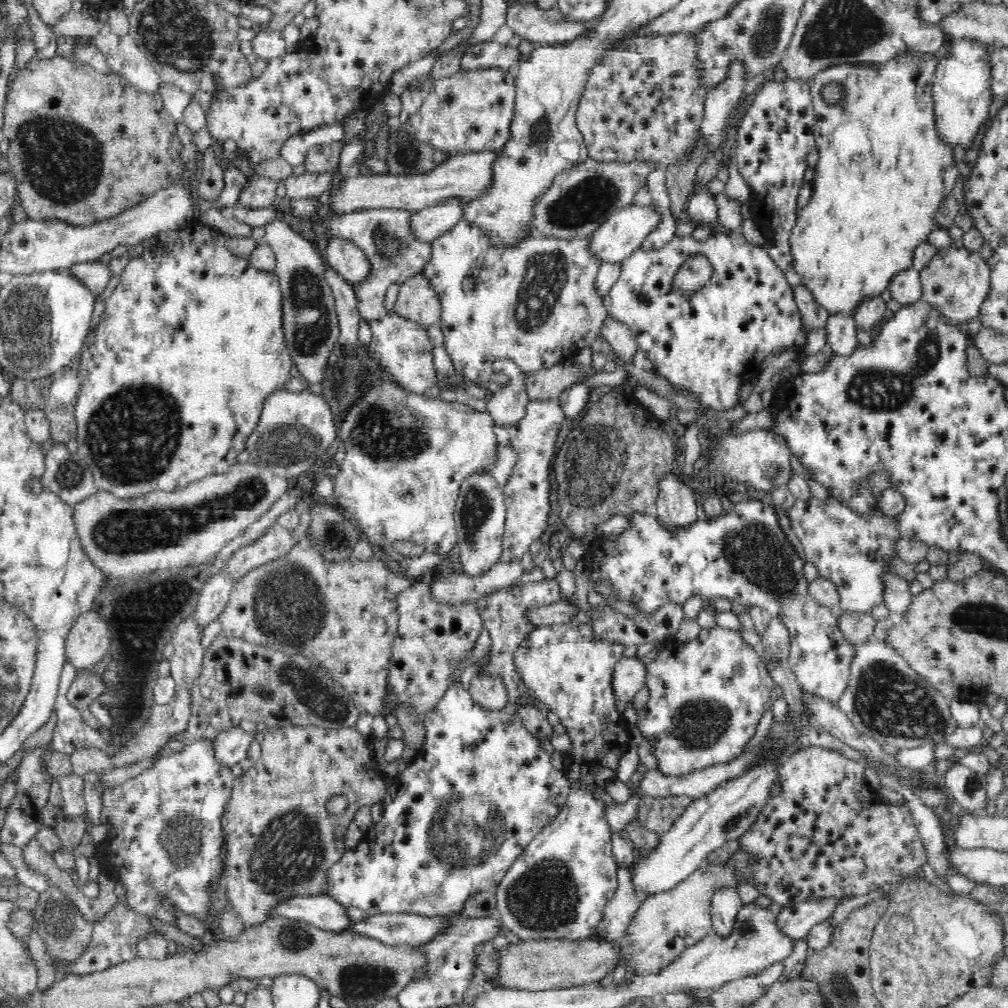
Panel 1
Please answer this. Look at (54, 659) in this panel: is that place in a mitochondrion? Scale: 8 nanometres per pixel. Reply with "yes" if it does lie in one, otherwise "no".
no

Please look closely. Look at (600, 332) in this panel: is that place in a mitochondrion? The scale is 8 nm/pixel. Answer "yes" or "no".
no

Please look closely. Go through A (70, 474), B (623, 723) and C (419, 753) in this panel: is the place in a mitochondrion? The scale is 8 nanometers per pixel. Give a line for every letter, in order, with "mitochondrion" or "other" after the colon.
A: mitochondrion
B: other
C: other

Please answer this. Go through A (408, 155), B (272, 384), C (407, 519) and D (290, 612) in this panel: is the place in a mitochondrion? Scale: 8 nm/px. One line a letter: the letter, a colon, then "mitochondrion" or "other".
A: mitochondrion
B: other
C: other
D: mitochondrion

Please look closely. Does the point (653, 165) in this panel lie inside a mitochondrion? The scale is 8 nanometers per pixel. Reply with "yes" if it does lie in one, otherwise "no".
no

